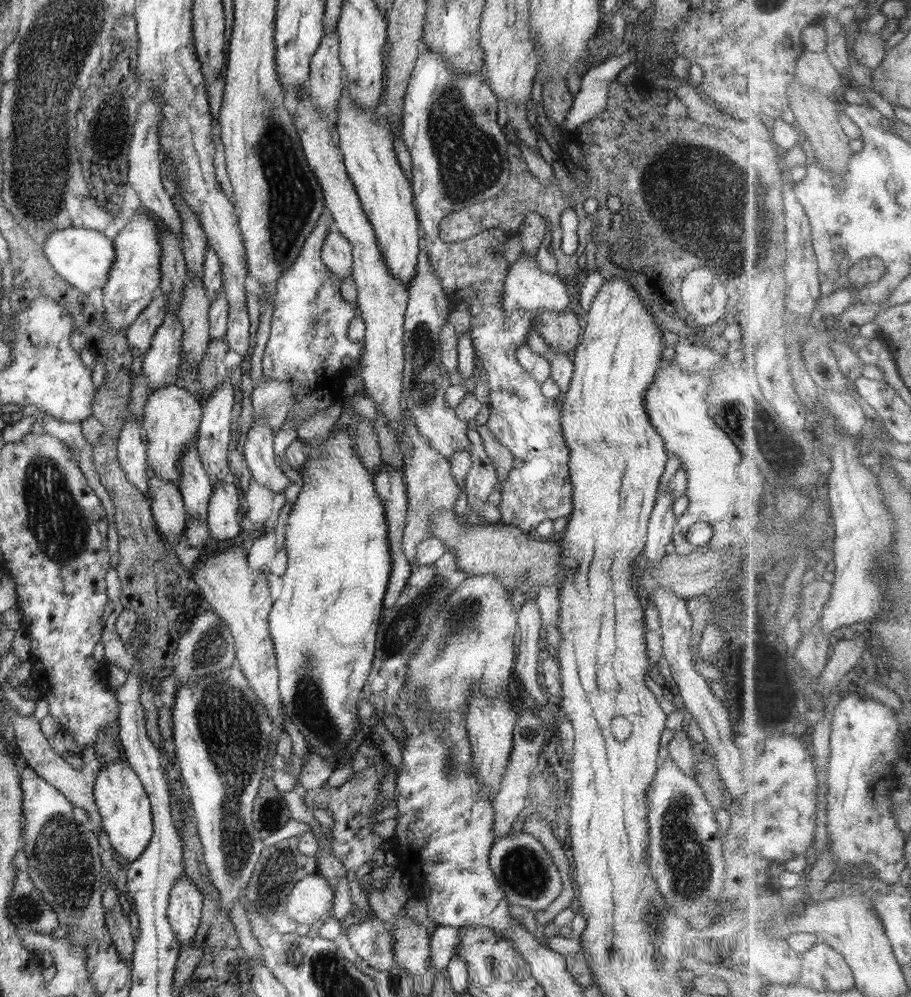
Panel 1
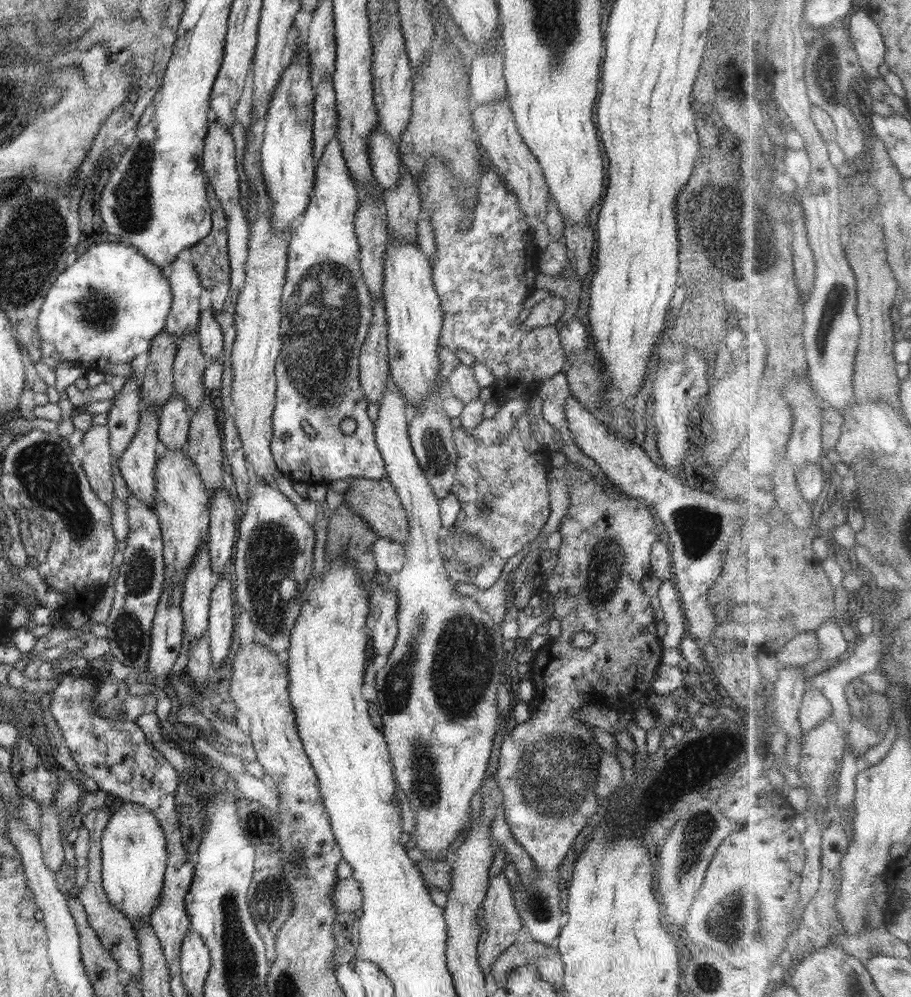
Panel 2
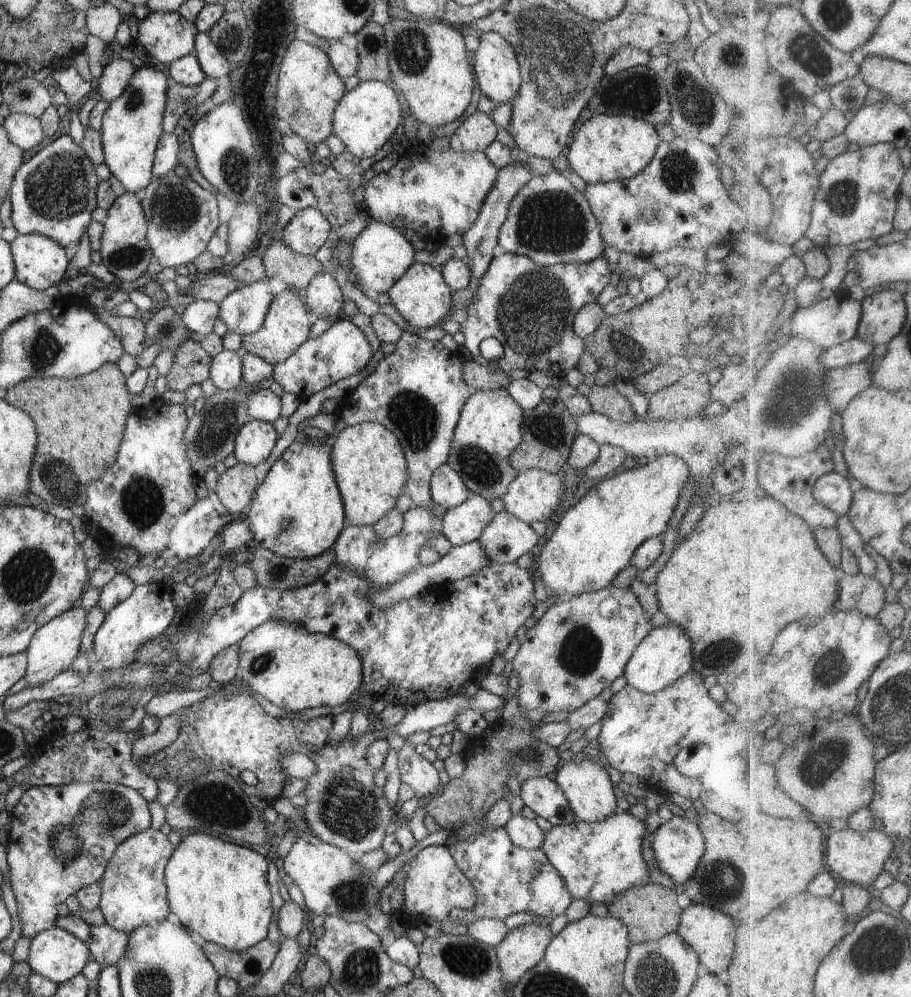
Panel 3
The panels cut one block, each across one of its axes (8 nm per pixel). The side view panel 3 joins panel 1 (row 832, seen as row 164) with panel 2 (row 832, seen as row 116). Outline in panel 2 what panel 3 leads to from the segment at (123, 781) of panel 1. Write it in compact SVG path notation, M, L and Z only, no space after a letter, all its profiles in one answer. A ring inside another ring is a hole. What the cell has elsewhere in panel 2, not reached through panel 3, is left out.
M123 803L111 813L101 836L102 882L110 902L131 922L134 932L157 906L168 865L166 839L152 811L136 803Z

